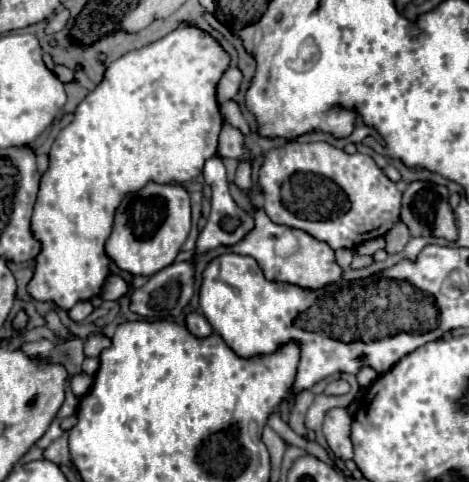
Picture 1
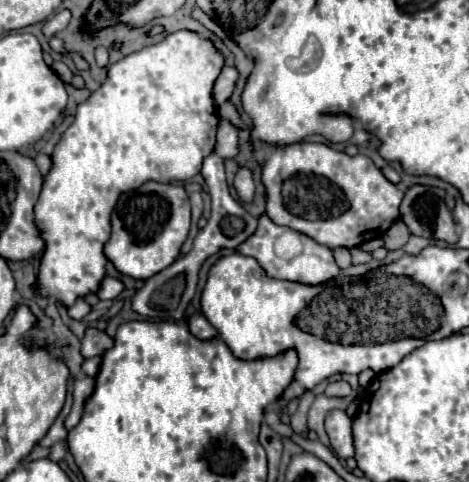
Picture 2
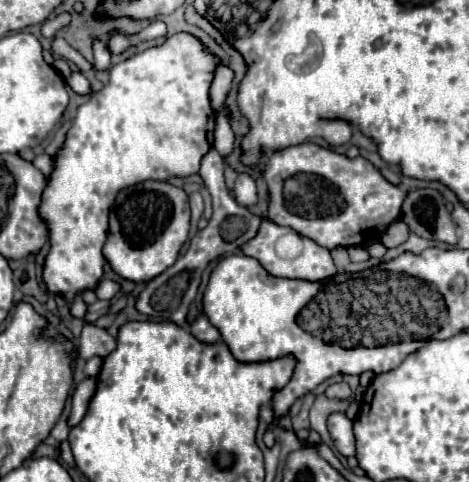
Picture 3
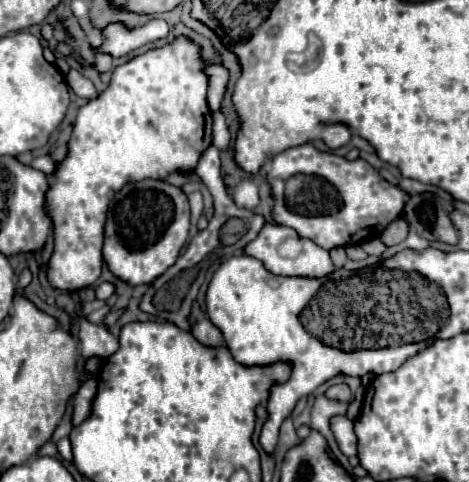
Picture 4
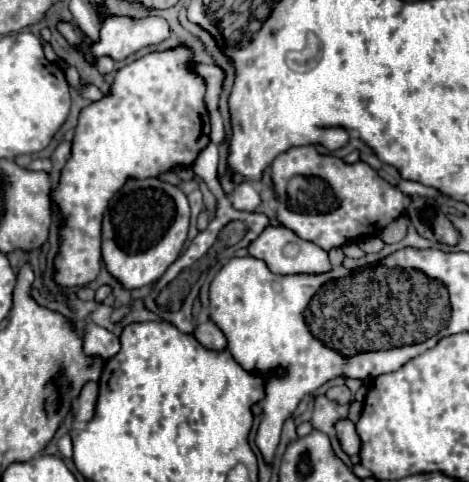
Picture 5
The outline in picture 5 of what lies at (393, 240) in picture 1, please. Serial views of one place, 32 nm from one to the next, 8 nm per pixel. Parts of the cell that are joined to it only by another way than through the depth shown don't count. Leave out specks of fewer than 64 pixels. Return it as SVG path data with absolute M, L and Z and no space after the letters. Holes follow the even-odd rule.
M400 216L380 232L380 238L384 244L396 244L396 242L404 240L406 230L408 230L408 218Z

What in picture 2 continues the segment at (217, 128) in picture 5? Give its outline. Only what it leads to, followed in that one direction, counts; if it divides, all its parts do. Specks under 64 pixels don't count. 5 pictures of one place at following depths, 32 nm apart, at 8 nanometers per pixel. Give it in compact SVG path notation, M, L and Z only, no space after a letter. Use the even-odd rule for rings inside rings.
M220 120L220 132L218 132L218 142L216 142L216 154L222 158L234 158L238 150L238 132L228 120Z

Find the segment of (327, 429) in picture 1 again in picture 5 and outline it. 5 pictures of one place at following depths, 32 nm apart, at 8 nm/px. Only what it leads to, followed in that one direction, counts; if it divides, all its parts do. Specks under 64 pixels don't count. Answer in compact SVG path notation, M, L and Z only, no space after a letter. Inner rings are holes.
M340 418L340 420L336 420L334 428L336 428L336 436L338 436L338 442L340 442L342 450L348 456L358 454L358 450L360 450L360 438L356 434L354 422L350 422L348 418Z

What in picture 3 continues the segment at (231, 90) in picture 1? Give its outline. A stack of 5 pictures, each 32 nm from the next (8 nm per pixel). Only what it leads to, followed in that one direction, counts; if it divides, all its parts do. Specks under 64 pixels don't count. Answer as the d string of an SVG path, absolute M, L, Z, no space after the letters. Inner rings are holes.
M222 64L216 70L216 76L214 76L214 82L212 82L212 88L210 88L210 100L212 100L214 110L218 110L224 104L230 88L232 88L232 80L234 80L234 70L230 66Z

